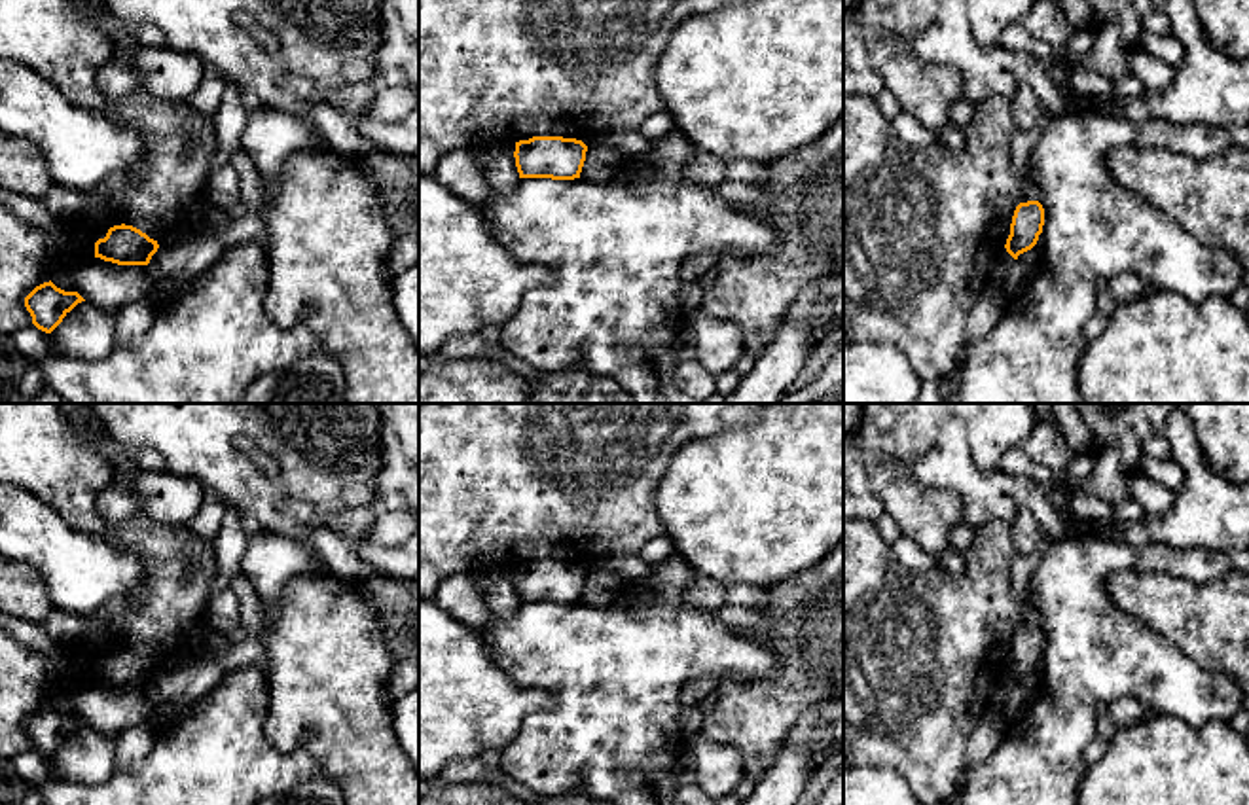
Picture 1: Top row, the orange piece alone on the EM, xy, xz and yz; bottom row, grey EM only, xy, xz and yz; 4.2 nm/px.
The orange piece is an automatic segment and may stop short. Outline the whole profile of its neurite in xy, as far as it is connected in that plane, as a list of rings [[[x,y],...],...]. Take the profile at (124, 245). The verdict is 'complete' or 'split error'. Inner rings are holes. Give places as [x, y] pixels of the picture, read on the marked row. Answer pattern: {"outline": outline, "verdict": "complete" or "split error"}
{"outline": [[[114,225],[95,242],[95,258],[118,265],[148,265],[157,252],[157,241],[133,225]]], "verdict": "complete"}

